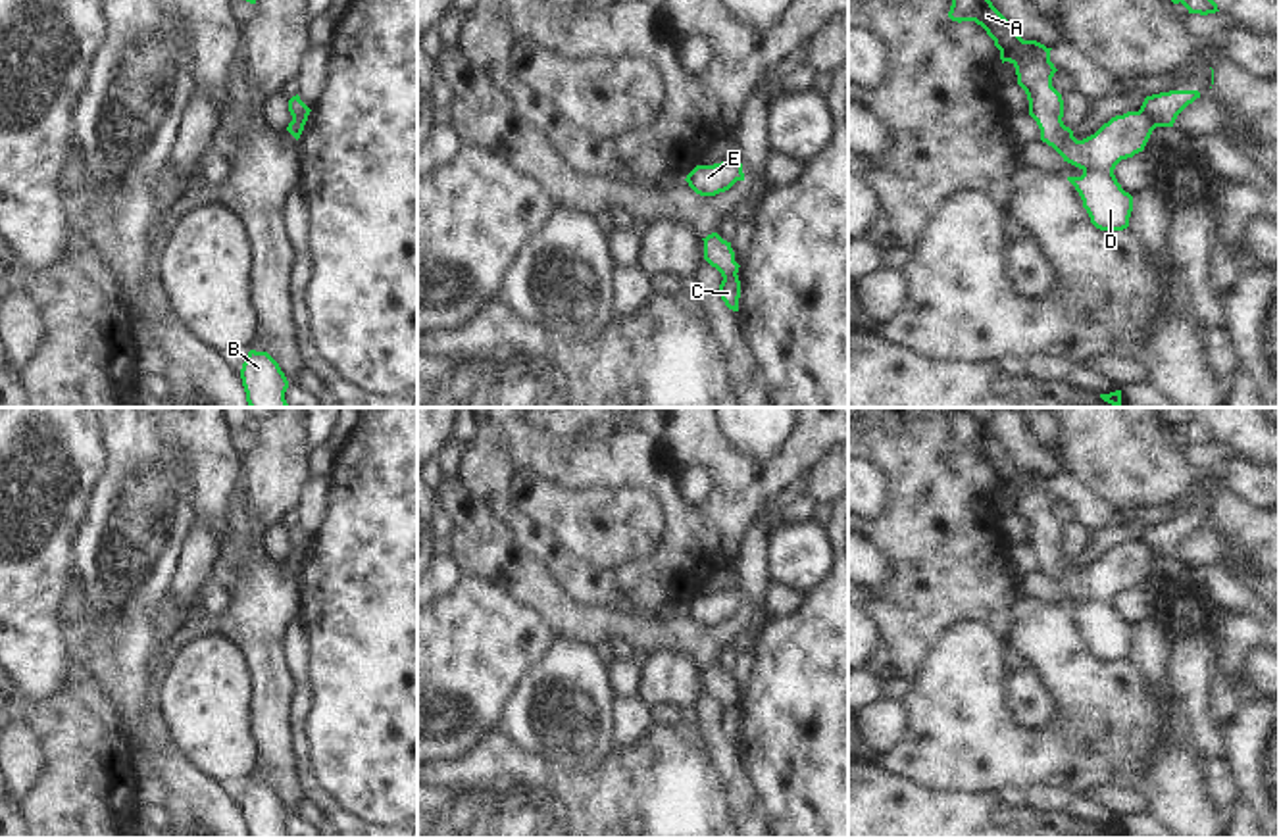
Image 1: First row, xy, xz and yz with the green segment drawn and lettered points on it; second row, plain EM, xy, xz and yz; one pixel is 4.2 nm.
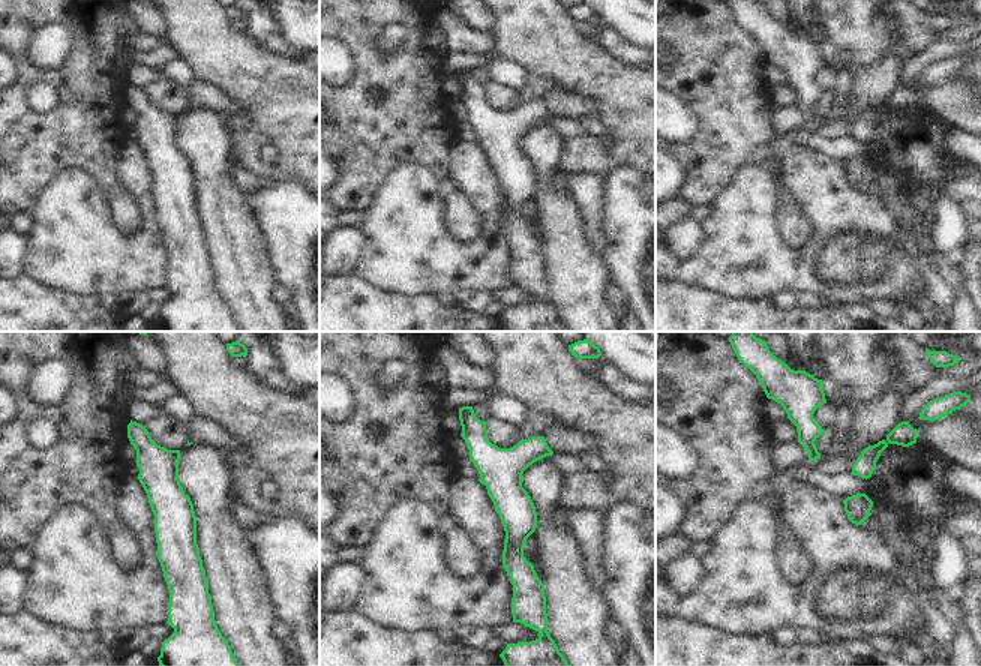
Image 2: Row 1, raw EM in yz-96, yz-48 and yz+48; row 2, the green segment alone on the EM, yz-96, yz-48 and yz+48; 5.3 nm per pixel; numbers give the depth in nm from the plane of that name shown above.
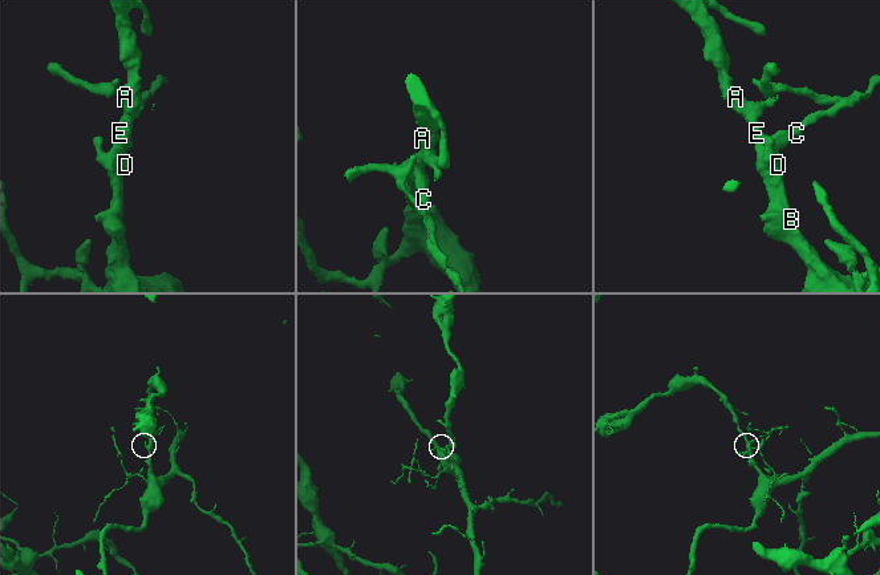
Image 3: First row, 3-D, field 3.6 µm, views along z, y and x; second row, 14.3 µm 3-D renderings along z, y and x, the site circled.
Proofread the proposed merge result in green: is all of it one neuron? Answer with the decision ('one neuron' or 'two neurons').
two neurons

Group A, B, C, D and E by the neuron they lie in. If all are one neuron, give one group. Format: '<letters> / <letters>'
A B D E / C

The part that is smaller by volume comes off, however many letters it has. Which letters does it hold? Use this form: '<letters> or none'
C

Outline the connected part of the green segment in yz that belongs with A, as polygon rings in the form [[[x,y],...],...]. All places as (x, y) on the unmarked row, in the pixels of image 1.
[[[964,407],[948,415],[952,452],[975,452],[994,471],[1000,490],[1016,498],[1017,515],[1029,530],[1029,546],[1041,559],[1041,571],[1064,592],[1079,598],[1081,607],[1067,607],[1083,630],[1091,653],[1100,661],[1129,657],[1133,627],[1121,619],[1114,600],[1121,590],[1142,582],[1156,555],[1139,540],[1112,548],[1094,565],[1077,571],[1064,555],[1064,530],[1052,517],[1058,502],[1050,481],[1037,471],[1023,471],[992,436],[989,423],[973,419]]]

